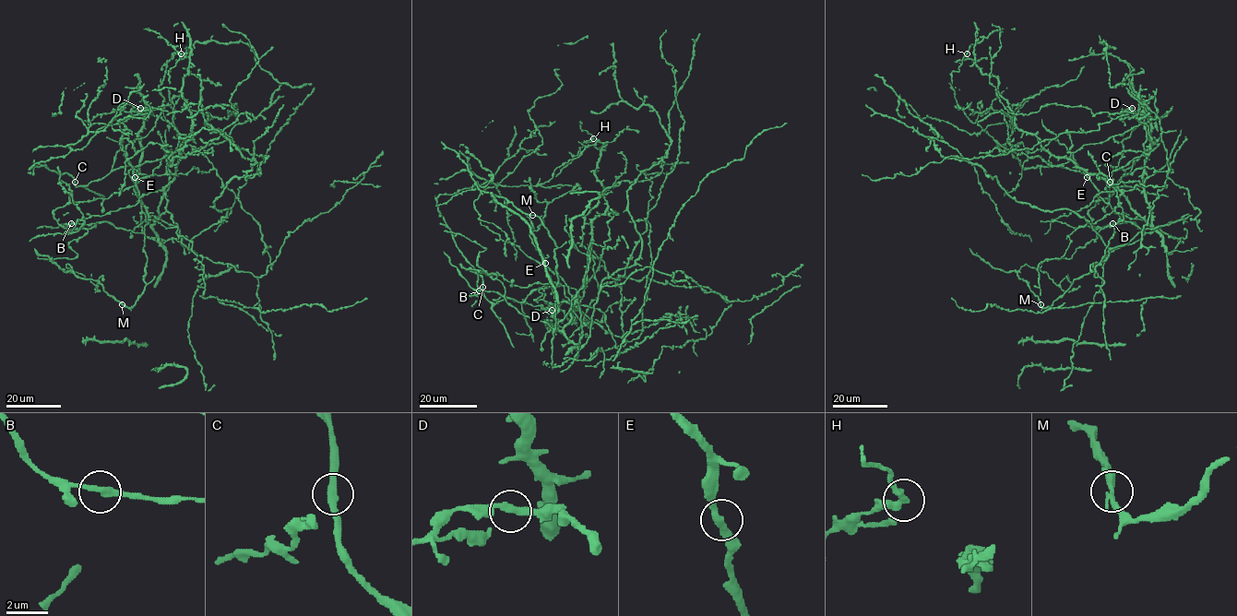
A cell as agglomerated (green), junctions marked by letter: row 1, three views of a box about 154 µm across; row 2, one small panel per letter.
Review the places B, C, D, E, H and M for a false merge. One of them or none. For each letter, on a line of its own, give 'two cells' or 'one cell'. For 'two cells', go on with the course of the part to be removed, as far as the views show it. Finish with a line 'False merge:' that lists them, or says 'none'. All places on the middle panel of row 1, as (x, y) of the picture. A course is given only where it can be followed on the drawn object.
B: one cell
C: one cell
D: one cell
E: one cell
H: two cells; foreign part runs (593, 138), (586, 130), (581, 130), (581, 123)
M: one cell
False merge: H

